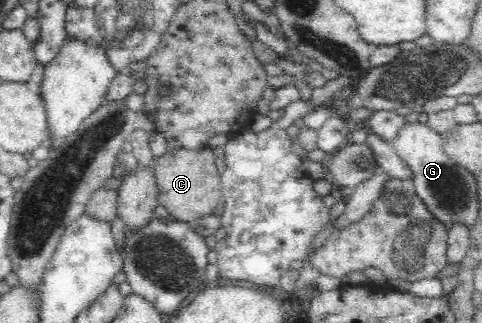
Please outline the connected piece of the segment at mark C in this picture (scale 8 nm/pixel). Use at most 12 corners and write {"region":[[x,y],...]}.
{"region":[[213,149],[155,156],[158,202],[175,220],[223,201]]}

